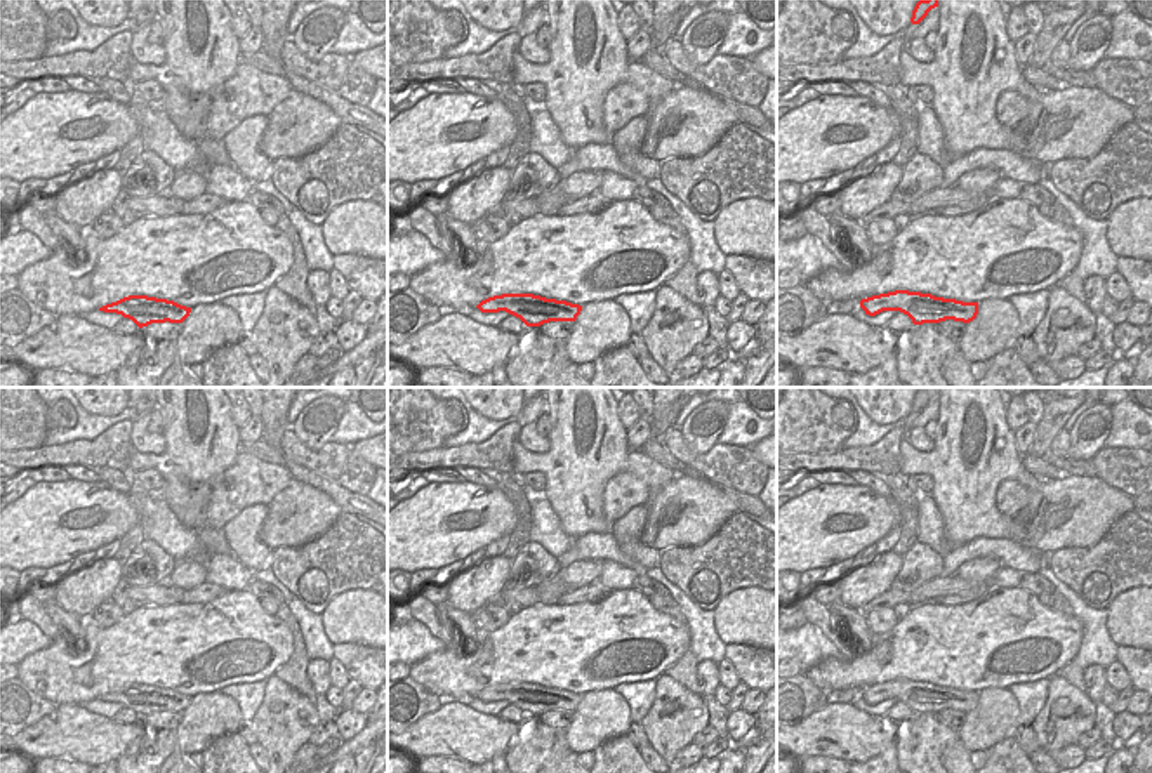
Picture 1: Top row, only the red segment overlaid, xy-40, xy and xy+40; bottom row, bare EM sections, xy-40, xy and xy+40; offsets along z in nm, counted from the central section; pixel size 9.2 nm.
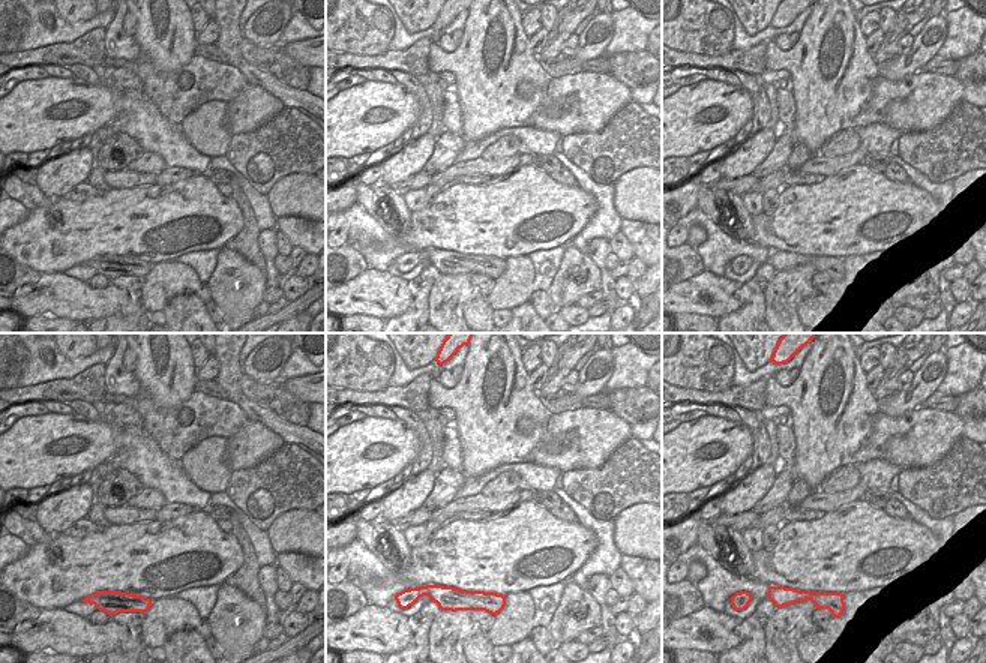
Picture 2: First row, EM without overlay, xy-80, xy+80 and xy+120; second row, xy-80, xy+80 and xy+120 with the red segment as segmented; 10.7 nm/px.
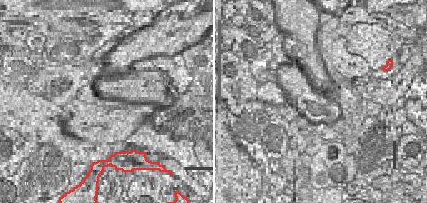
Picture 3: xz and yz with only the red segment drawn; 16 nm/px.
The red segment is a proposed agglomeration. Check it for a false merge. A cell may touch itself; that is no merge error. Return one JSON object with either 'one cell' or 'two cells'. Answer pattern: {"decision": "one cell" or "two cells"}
{"decision": "one cell"}

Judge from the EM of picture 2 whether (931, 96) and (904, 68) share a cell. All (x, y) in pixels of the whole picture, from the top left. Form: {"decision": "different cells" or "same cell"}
{"decision": "different cells"}

